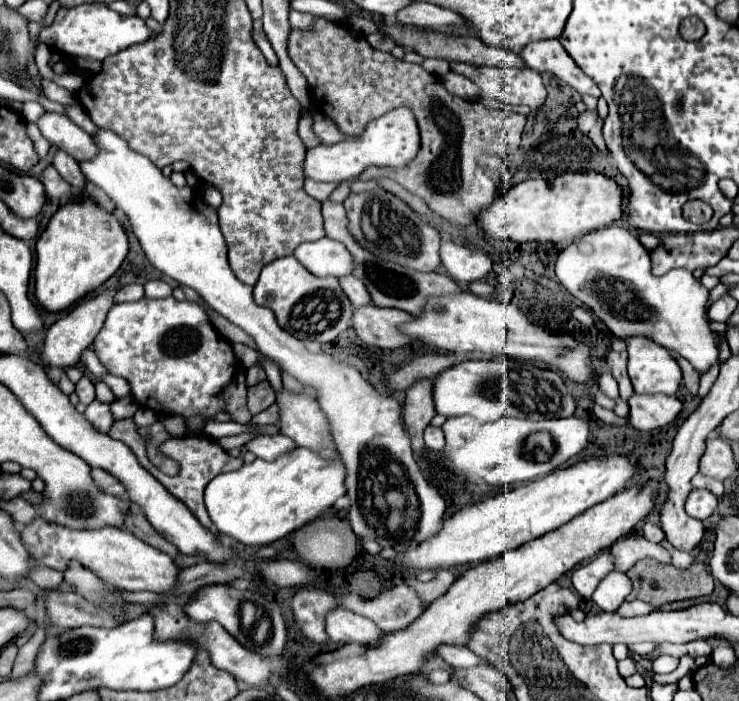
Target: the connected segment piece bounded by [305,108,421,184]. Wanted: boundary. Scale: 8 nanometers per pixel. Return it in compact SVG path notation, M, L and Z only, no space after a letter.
M395 108L385 116L371 120L363 130L363 134L351 140L341 140L333 146L315 146L307 150L305 176L339 184L339 182L357 178L363 170L371 166L403 168L419 154L419 148L421 148L421 138L419 138L419 126L415 122L415 114L407 108Z

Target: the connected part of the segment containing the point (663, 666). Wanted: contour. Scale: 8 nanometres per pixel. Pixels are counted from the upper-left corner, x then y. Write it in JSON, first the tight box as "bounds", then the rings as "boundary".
{"bounds":[653,656,677,674],"boundary":[[[659,656],[655,662],[653,662],[653,670],[657,672],[657,674],[663,674],[663,672],[671,672],[675,666],[677,666],[677,658],[673,658],[673,656]]]}

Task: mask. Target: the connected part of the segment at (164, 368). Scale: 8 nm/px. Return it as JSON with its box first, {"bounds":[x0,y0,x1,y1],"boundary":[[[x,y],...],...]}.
{"bounds":[93,296,237,418],"boundary":[[[173,296],[115,304],[93,344],[109,372],[125,378],[131,384],[133,398],[157,414],[179,414],[183,418],[201,414],[209,418],[221,412],[219,392],[237,370],[231,344],[217,334],[205,310],[197,302],[177,302]]]}

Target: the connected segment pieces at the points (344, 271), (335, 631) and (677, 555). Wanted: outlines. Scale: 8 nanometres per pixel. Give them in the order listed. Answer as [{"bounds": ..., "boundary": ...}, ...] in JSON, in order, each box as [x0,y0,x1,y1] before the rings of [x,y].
[{"bounds":[295,238,355,278],"boundary":[[[321,238],[315,242],[303,242],[295,250],[295,258],[315,276],[325,278],[343,278],[349,276],[355,268],[355,260],[351,258],[349,250],[331,238]]]},{"bounds":[325,606,381,646],"boundary":[[[343,606],[333,608],[325,616],[325,632],[327,636],[337,642],[359,642],[363,646],[377,642],[381,630],[371,622],[369,618],[363,618],[361,614],[355,614]]]},{"bounds":[660,539,693,569],"boundary":[[[666,539],[662,541],[660,545],[669,550],[672,557],[674,557],[672,563],[675,567],[685,569],[688,568],[693,562],[691,554],[676,549]]]}]

